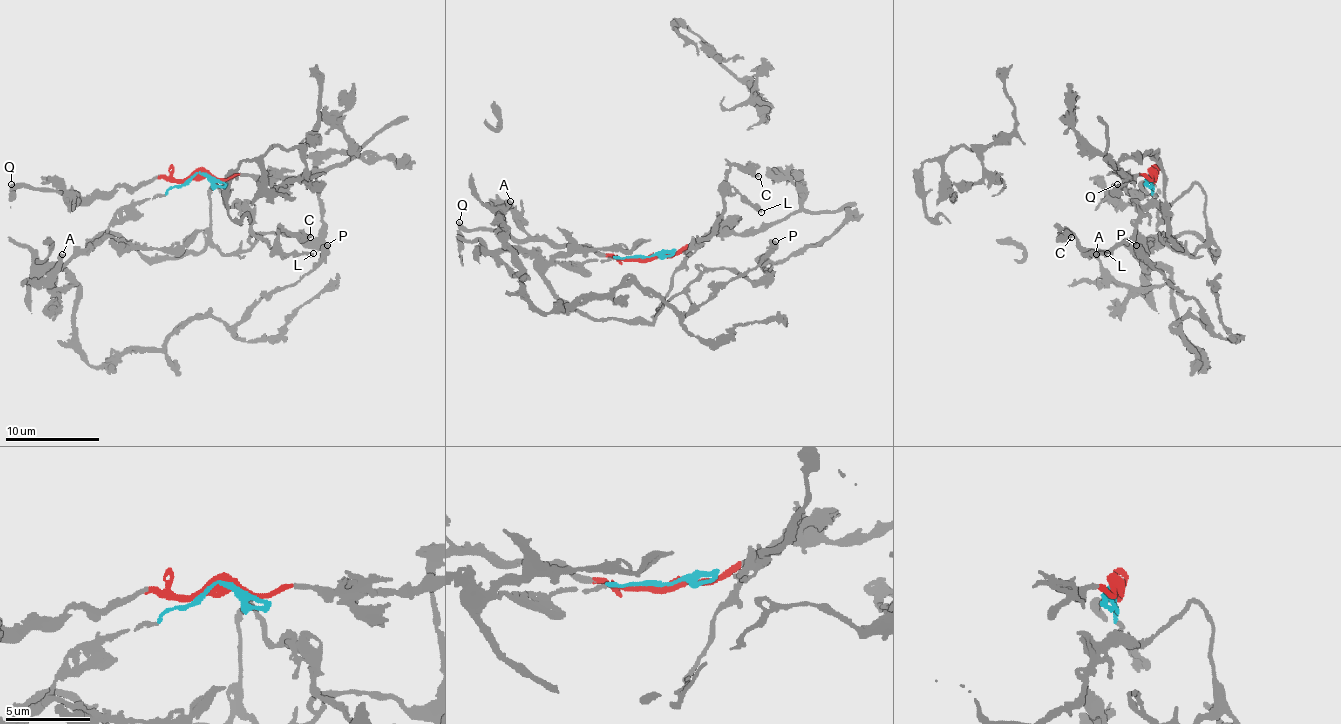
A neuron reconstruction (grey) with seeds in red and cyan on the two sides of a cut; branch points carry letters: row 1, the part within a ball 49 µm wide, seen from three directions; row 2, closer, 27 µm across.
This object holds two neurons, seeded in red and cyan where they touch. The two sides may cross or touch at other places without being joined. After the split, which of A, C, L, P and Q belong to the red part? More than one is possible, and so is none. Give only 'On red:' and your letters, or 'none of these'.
On red: Q

